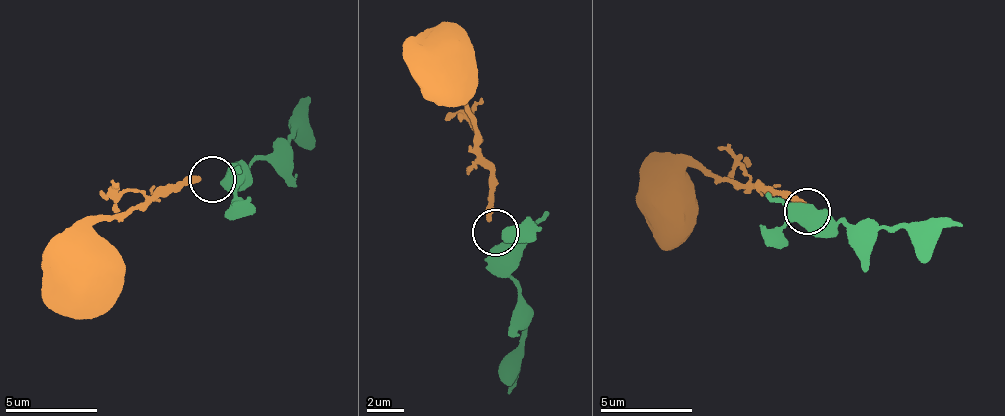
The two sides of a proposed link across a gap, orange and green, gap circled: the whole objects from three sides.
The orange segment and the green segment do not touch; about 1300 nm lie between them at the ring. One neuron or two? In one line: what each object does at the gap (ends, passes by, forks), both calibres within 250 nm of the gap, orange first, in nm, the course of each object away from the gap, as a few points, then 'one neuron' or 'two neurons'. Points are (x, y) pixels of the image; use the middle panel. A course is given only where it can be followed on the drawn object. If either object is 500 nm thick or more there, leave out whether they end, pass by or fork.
320/700 nm | orange via (490, 222), (489, 164), (479, 155), (463, 71), (466, 65), (449, 65) | green via (502, 242), (502, 268), (527, 325), (507, 395) | two neurons

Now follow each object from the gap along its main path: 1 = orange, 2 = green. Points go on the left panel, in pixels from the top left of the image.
1: (202, 181), (92, 225), (97, 256), (87, 272)
2: (224, 178), (290, 146), (309, 98)

